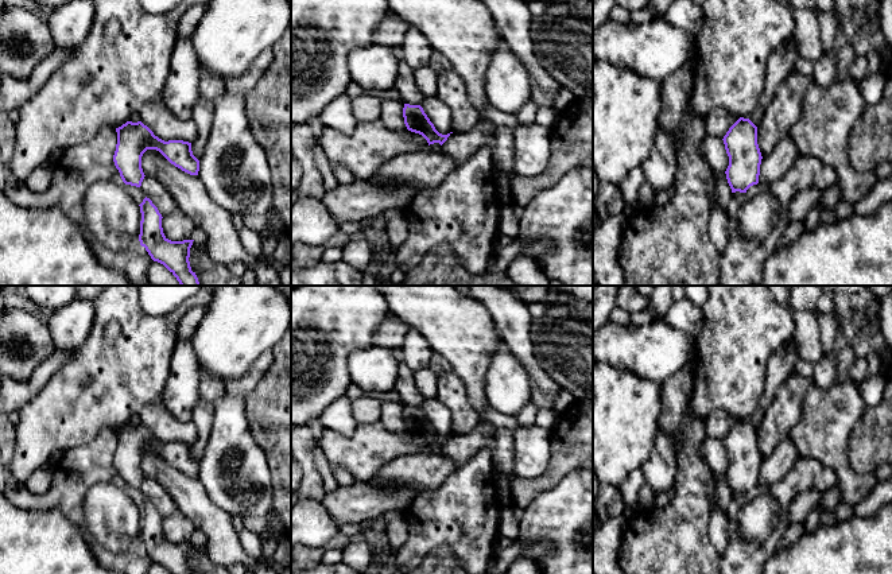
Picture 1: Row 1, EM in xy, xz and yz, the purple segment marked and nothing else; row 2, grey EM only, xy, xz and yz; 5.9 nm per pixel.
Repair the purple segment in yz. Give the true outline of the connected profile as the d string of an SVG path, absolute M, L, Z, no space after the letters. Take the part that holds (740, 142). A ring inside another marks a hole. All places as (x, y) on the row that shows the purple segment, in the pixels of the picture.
M740 117L722 140L729 156L725 174L732 193L746 193L759 183L763 159L757 144L757 127L749 119Z

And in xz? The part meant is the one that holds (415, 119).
M404 104L403 117L407 129L422 135L427 140L428 146L434 143L442 146L450 136L450 133L442 135L435 129L420 105Z

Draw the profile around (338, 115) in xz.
M346 94L340 96L327 104L319 116L325 127L345 135L353 133L358 124L352 110L352 98Z

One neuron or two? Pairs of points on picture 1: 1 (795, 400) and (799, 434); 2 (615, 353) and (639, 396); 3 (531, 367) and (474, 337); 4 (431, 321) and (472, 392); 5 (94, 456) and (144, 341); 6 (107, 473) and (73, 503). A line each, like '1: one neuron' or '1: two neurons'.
1: two neurons
2: two neurons
3: two neurons
4: one neuron
5: two neurons
6: one neuron

